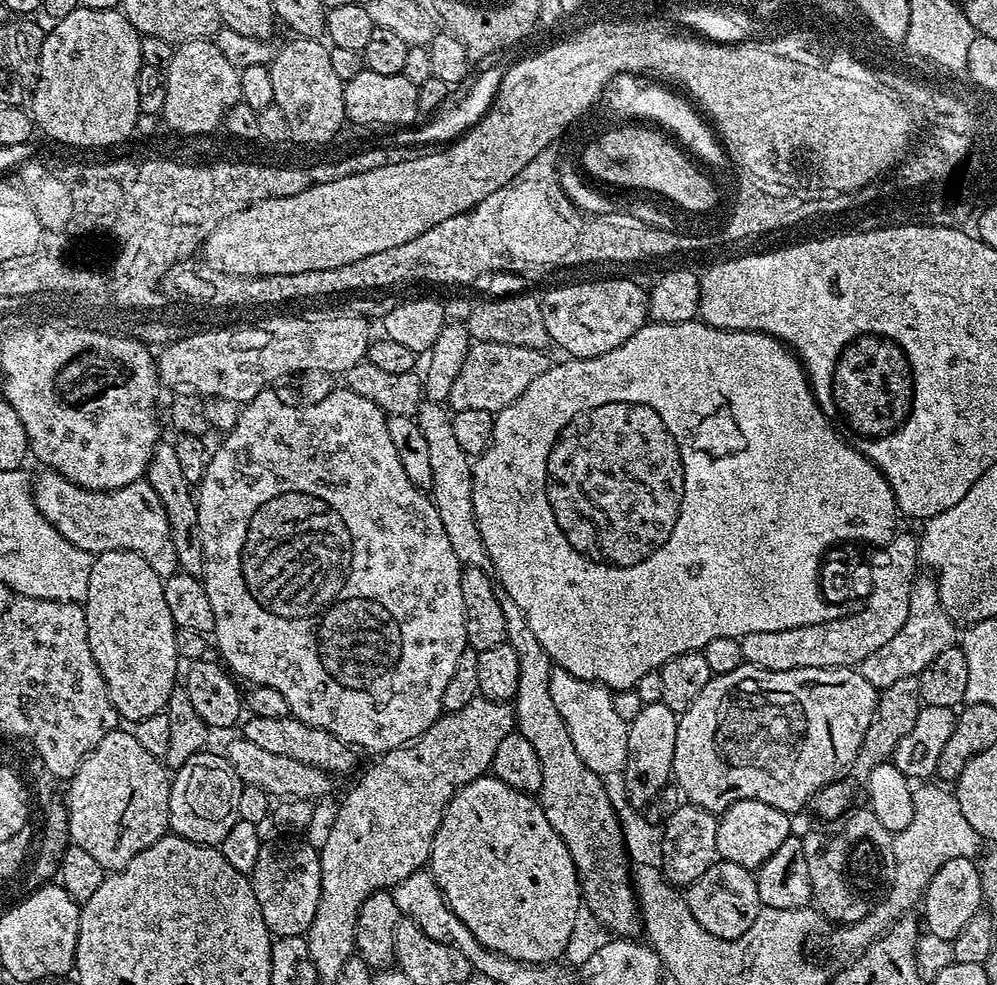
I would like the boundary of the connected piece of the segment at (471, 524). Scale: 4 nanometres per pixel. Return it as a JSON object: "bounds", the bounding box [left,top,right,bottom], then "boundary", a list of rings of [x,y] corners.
{"bounds":[414,399,492,573],"boundary":[[[425,399],[417,410],[414,419],[426,437],[430,457],[430,474],[432,487],[430,495],[432,505],[438,510],[438,518],[442,518],[442,526],[446,530],[446,538],[450,538],[450,547],[458,562],[464,568],[481,568],[486,573],[492,572],[490,554],[486,550],[486,542],[482,542],[482,534],[478,530],[478,522],[474,518],[474,498],[472,497],[472,466],[468,452],[462,450],[452,425],[453,413],[444,404],[435,404]]]}

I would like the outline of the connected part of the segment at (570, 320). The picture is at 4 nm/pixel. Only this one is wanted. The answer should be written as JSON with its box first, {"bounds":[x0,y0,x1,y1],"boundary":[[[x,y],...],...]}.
{"bounds":[542,280,649,360],"boundary":[[[588,280],[585,284],[564,284],[561,288],[552,288],[545,296],[542,296],[542,314],[546,318],[546,330],[548,331],[548,339],[553,345],[557,344],[562,351],[568,352],[569,357],[585,360],[586,358],[594,358],[606,354],[610,350],[614,350],[618,346],[622,346],[622,342],[626,342],[637,332],[639,328],[643,328],[649,323],[648,315],[648,293],[645,285],[635,284],[632,280]]]}

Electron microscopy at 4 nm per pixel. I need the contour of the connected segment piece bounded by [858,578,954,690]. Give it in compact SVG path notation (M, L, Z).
M917 579L910 594L910 614L906 622L902 622L902 630L898 630L898 634L894 634L894 638L890 638L886 646L874 650L870 658L863 660L858 670L862 678L866 678L866 682L870 682L870 686L874 686L877 690L894 686L898 678L919 677L920 671L930 666L930 662L934 662L934 658L938 658L942 650L953 647L952 628L954 629L954 622L940 605L935 579Z

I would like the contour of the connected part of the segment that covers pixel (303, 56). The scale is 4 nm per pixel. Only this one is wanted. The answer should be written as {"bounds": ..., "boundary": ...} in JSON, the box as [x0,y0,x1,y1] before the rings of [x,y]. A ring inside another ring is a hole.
{"bounds":[270,38,346,144],"boundary":[[[292,38],[284,49],[273,55],[270,78],[274,78],[274,104],[286,114],[295,139],[304,144],[324,144],[346,124],[344,114],[345,81],[338,78],[330,62],[330,48],[316,38]]]}

